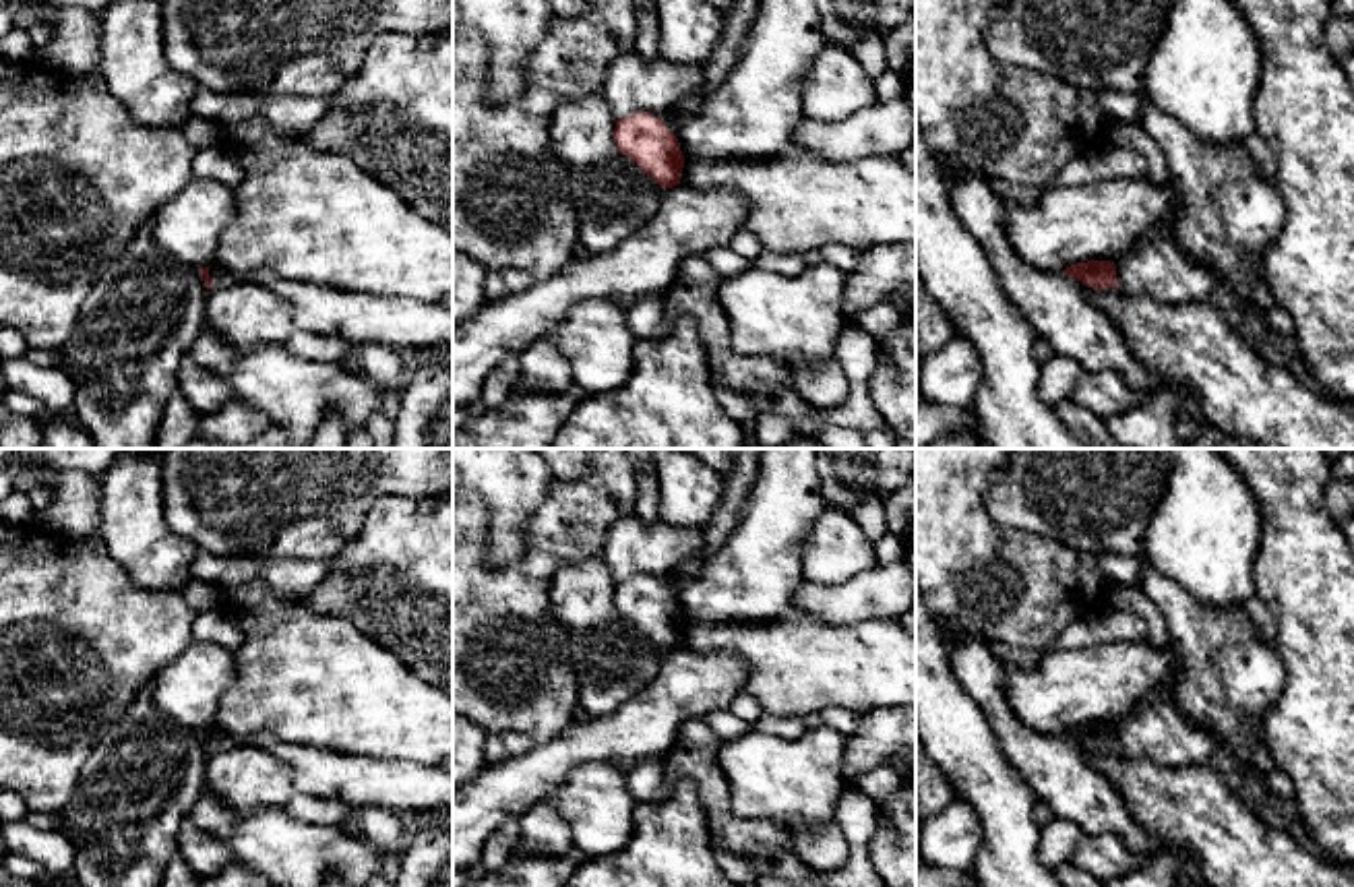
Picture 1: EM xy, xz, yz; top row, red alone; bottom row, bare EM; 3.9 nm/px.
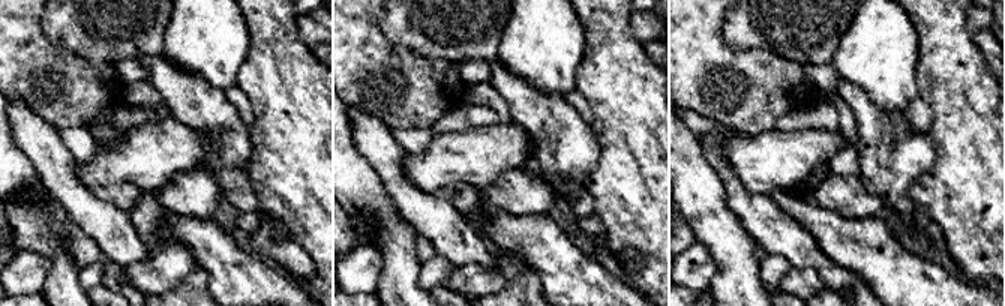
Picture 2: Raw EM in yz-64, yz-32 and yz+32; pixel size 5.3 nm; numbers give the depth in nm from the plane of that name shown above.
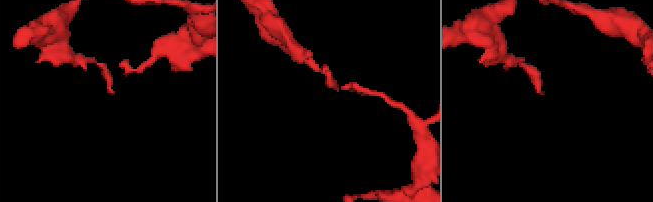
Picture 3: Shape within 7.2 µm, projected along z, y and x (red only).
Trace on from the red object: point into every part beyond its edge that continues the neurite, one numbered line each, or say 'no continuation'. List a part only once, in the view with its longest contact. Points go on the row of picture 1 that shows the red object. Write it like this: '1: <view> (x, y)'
no continuation

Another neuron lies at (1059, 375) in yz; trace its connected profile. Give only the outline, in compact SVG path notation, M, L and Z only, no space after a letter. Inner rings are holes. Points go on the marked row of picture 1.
M1054 356L1044 362L1038 380L1042 401L1056 407L1060 401L1069 399L1081 374L1081 366L1067 356Z

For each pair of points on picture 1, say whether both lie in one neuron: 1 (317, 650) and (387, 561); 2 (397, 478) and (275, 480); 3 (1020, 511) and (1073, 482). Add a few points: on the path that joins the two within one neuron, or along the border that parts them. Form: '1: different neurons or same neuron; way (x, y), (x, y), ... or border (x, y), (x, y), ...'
1: different neurons; border (304, 598), (319, 613), (348, 619), (383, 646)
2: same neuron; way (366, 478), (306, 478)
3: same neuron; way (1032, 499), (1061, 484)

